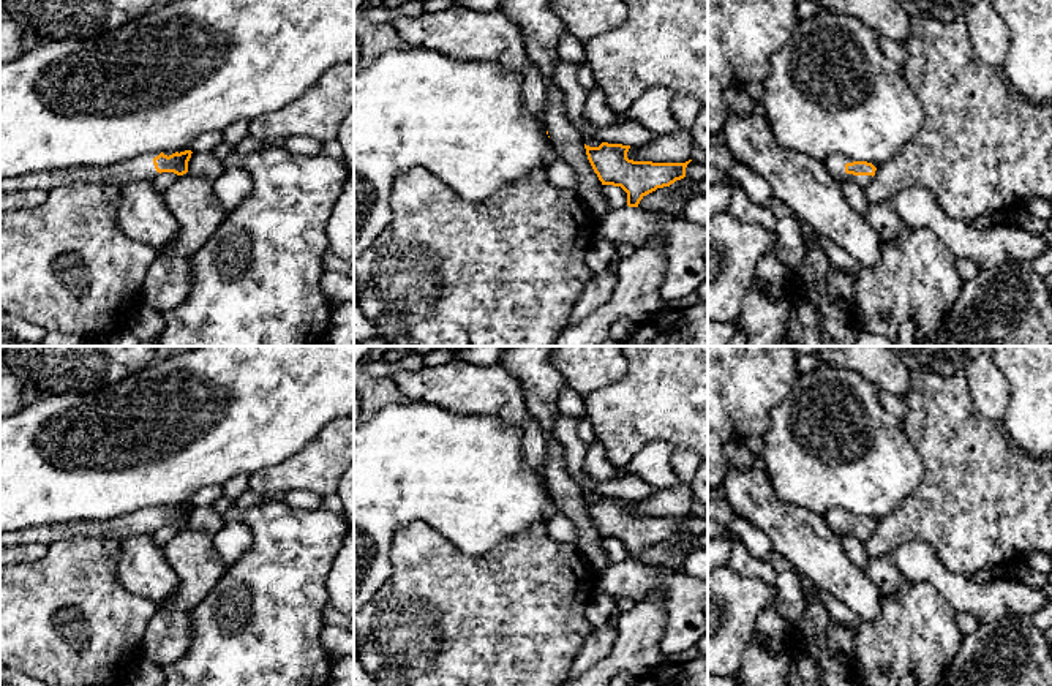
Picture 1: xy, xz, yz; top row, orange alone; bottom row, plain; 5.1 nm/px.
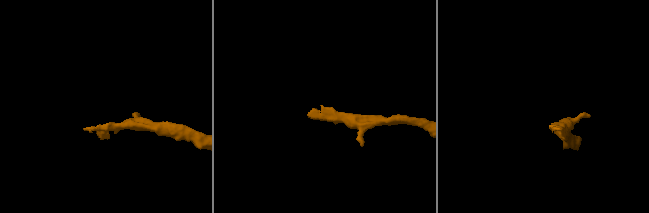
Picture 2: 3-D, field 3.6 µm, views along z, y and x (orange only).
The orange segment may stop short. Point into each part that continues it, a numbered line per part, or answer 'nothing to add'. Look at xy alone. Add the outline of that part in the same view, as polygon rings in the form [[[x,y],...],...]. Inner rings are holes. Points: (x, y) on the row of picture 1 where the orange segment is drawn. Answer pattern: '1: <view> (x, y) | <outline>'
1: xy (139, 168) | [[[161,152],[144,153],[128,161],[115,163],[112,166],[93,168],[77,166],[68,169],[51,169],[41,172],[30,172],[17,177],[2,177],[0,193],[16,193],[25,190],[44,190],[70,185],[73,182],[90,183],[128,183],[136,180],[153,180],[160,172],[155,169],[153,158]]]

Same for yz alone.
1: yz (834, 163) | [[[832,153],[823,160],[828,172],[840,183],[840,182],[853,182],[861,188],[866,188],[872,180],[872,175],[853,175],[845,172],[845,164],[853,163],[855,160],[842,155]]]

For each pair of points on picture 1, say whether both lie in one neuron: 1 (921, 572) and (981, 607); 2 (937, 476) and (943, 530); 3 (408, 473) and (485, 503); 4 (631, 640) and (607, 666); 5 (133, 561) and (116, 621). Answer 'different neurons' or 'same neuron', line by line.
1: same neuron
2: same neuron
3: same neuron
4: same neuron
5: different neurons

